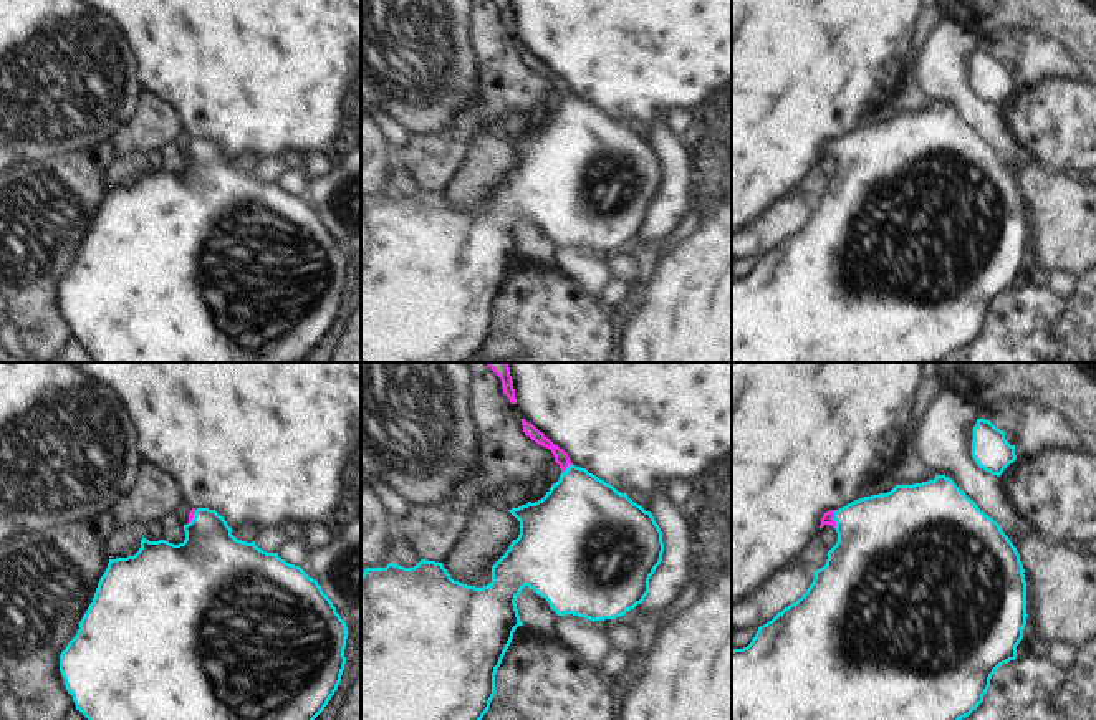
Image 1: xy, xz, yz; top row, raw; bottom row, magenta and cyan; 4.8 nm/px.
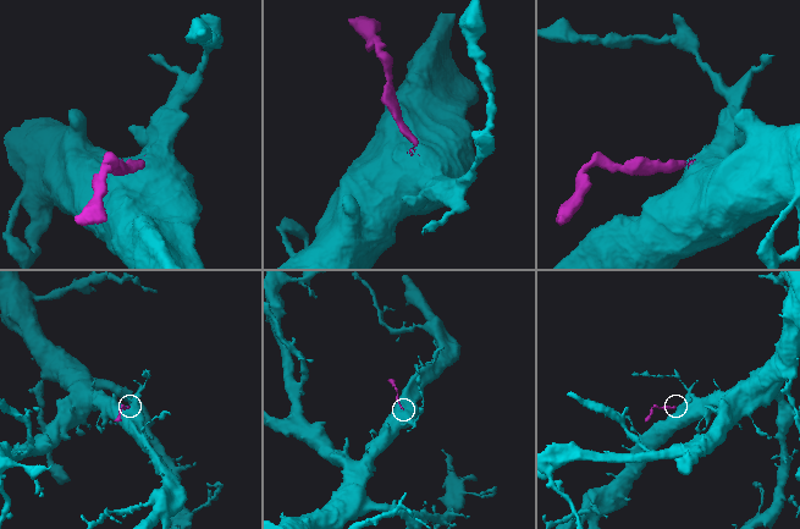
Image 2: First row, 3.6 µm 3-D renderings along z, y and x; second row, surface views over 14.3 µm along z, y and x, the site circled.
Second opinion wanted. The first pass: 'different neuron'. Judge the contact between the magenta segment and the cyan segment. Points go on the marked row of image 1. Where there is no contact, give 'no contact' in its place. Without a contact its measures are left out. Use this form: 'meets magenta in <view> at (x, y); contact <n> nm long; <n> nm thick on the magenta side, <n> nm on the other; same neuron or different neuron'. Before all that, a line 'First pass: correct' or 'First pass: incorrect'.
First pass: incorrect
meets magenta in yz at (833, 520); contact 100 nm long; 60 nm thick on the magenta side, 440 nm on the other; same neuron

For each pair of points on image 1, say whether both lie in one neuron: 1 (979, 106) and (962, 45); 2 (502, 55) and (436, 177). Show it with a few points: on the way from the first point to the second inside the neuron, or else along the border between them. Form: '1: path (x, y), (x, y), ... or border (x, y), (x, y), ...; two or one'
1: path (964, 91), (961, 88), (961, 60); one
2: path (504, 85), (500, 98), (452, 148); one

